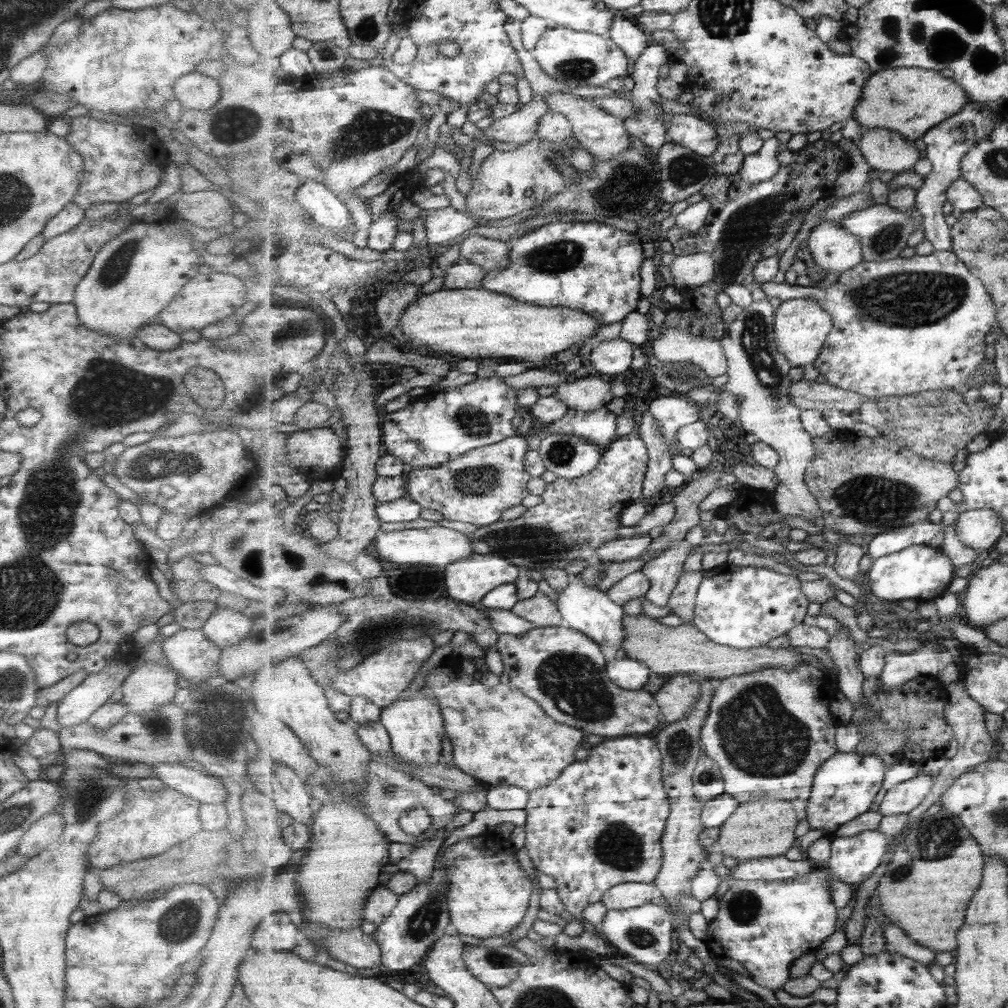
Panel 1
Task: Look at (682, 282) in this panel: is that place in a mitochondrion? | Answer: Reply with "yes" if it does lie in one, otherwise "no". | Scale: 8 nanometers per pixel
no

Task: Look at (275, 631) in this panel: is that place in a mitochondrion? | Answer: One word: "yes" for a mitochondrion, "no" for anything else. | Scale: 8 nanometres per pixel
yes

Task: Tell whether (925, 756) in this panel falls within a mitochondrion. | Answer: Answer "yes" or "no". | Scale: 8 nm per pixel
no

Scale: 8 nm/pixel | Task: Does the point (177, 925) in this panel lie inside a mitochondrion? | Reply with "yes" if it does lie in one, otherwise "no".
yes

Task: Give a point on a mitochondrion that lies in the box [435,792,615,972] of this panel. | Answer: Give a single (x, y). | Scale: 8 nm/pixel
(495, 960)

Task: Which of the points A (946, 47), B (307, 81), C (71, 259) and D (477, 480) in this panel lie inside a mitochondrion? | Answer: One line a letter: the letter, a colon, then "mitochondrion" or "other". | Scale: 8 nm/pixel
A: mitochondrion
B: other
C: mitochondrion
D: mitochondrion

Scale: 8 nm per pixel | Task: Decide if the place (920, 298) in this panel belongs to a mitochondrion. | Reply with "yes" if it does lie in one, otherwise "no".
yes

